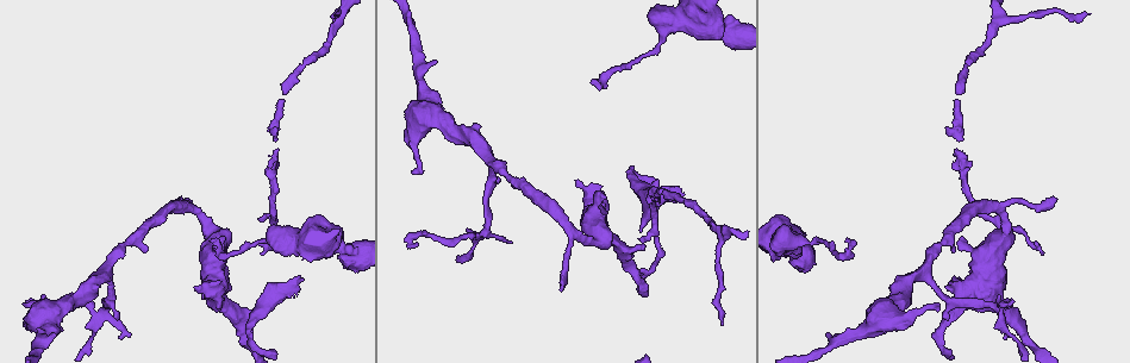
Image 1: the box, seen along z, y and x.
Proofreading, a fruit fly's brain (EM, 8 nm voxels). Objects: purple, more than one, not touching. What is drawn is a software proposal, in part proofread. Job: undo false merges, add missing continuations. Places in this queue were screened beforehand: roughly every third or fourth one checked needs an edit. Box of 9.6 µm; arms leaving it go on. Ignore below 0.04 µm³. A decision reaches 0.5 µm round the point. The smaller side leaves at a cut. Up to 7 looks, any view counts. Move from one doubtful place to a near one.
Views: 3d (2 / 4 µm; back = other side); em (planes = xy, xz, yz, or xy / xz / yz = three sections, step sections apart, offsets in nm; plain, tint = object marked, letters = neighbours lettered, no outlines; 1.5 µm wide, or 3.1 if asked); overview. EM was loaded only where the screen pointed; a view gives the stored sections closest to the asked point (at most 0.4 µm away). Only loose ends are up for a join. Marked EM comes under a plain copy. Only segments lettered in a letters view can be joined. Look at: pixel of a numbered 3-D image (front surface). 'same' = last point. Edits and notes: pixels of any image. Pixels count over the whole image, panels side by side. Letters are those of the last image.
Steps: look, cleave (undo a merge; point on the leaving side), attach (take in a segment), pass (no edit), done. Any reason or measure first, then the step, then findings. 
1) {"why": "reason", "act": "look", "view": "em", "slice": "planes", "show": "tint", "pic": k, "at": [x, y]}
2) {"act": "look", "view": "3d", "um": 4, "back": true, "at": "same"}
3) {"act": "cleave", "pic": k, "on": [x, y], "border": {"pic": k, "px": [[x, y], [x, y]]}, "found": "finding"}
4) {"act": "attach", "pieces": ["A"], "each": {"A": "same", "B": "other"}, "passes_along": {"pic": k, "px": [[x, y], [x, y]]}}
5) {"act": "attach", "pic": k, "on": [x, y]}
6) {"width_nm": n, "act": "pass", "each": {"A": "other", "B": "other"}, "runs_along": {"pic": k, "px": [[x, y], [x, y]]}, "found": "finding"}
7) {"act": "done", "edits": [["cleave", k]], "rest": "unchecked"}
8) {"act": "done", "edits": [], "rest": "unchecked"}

{"act": "look", "view": "em", "slice": "yz", "step": 8, "show": "letters", "pic": 1, "at": [103, 308]}

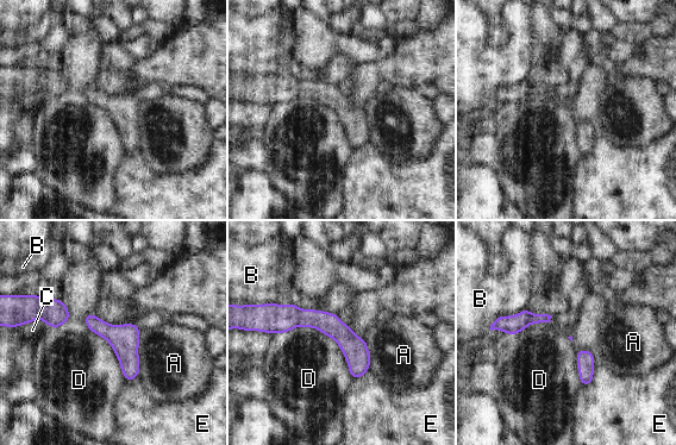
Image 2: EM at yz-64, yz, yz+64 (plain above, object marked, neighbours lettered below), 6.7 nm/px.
{"width_nm": 170, "act": "pass", "each": {"A": "other", "B": "other", "C": "other", "D": "other", "E": "other"}, "border": {"pic": 2, "px": [[95, 314], [114, 325]]}, "found": "continuous, no second neuron"}

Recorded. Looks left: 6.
{"why": "branch stops here", "act": "look", "view": "3d", "um": 2, "back": true, "pic": 1, "at": [409, 247]}

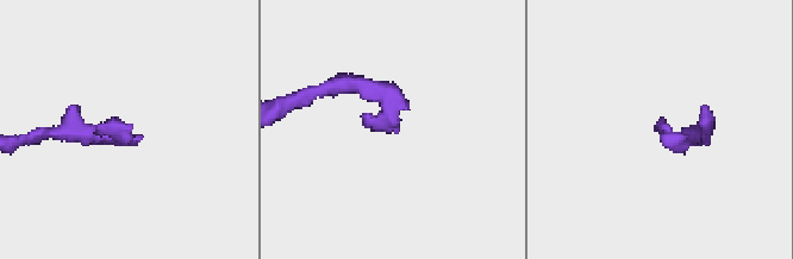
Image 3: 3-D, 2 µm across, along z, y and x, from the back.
{"why": "shape alone is not enough", "act": "look", "view": "em", "slice": "planes", "show": "tint", "pic": 3, "at": [396, 130]}

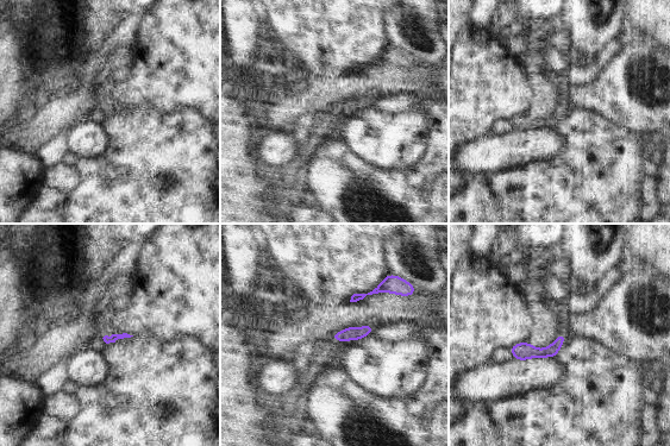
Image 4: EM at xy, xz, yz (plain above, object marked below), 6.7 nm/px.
{"why": "see the neighbours", "act": "look", "view": "em", "slice": "planes", "show": "letters", "at": "same"}

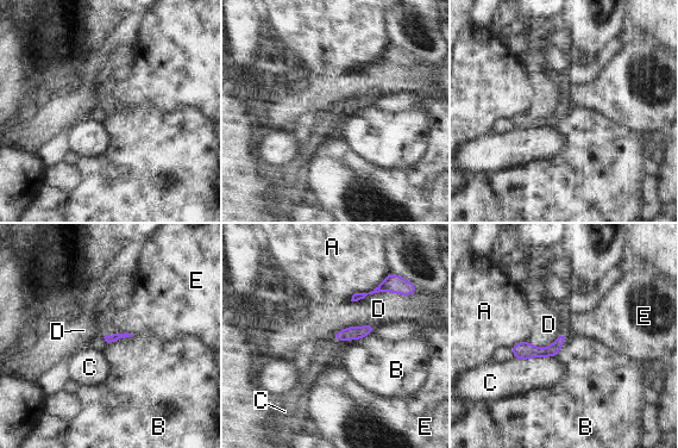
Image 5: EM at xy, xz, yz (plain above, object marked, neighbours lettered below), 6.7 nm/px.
{"longest_contact_nm": ["D", 380], "act": "pass", "each": {"A": "other", "B": "other", "C": "other", "D": "other", "E": "other"}, "border": {"pic": 5, "px": [[407, 294], [374, 292], [351, 302]]}, "found": "none of them fits"}

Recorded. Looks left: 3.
{"why": "an open end", "act": "look", "view": "3d", "um": 2, "pic": 1, "at": [592, 83]}

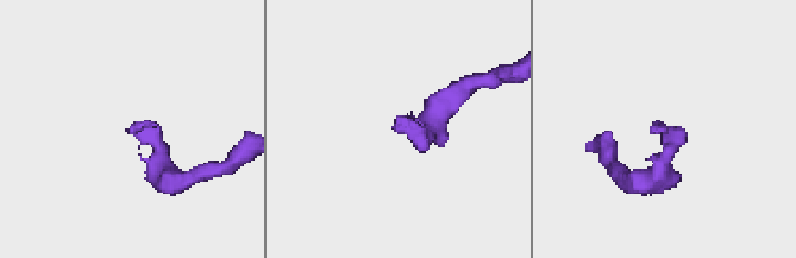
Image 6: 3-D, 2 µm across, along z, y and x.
{"why": "need the tissue", "act": "look", "view": "em", "slice": "planes", "show": "tint", "pic": 6, "at": [659, 133]}

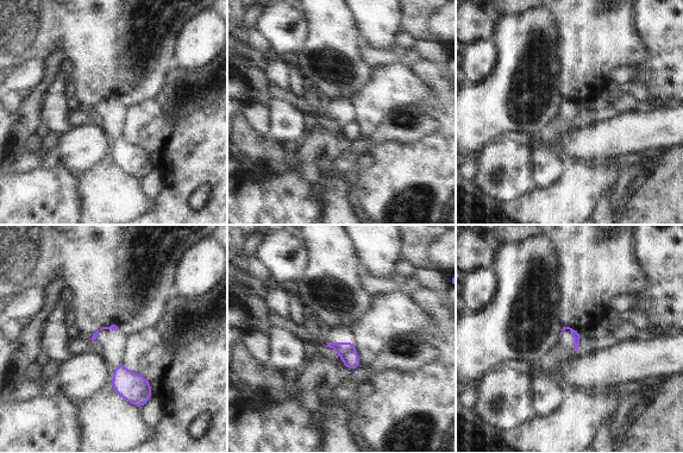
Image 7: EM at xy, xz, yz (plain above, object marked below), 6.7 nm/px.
{"act": "look", "view": "em", "slice": "planes", "show": "letters", "at": "same"}

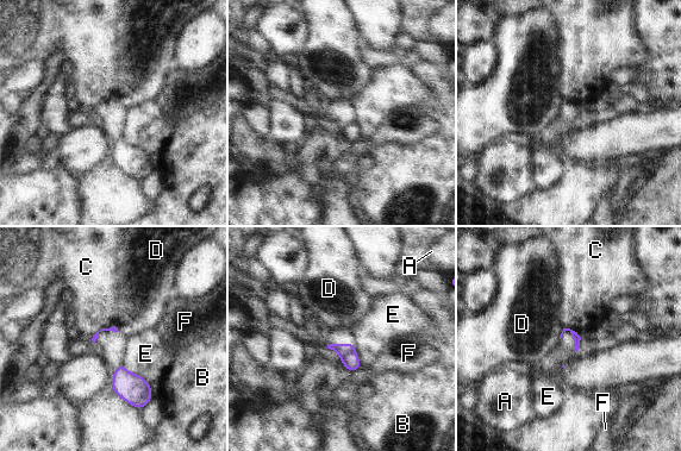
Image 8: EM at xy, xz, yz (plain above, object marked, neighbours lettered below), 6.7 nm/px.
{"act": "pass", "each": {"A": "other", "B": "other", "C": "other", "D": "other", "E": "other", "F": "other"}, "border": {"pic": 8, "px": [[113, 325], [100, 329], [92, 338]]}, "found": "no lettered segment goes on from it"}

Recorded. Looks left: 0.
{"act": "done", "edits": [], "rest": "unchecked"}

